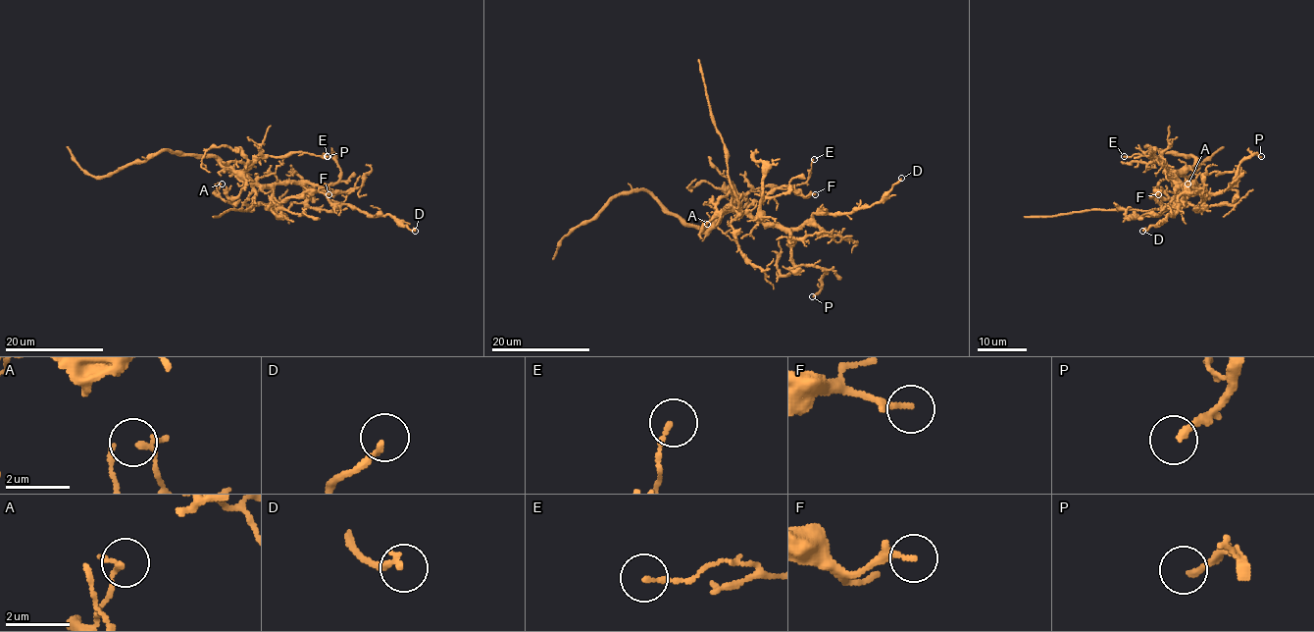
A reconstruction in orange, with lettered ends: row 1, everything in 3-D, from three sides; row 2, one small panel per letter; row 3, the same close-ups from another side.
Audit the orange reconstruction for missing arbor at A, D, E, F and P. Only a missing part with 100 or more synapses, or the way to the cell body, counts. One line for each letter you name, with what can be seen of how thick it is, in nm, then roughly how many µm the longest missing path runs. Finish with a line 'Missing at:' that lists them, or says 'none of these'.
Missing at: none of these

